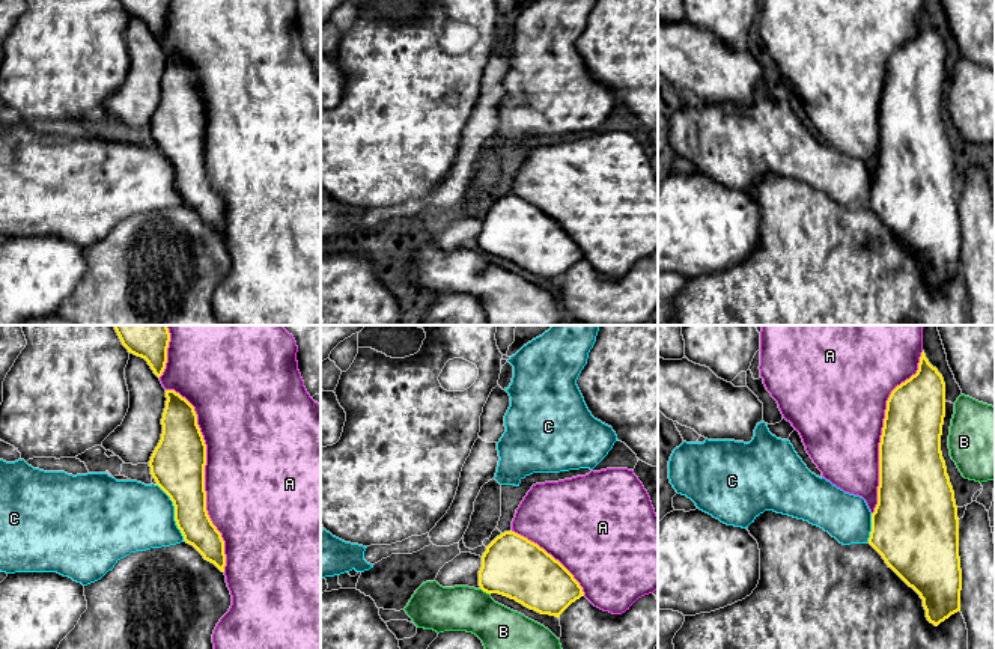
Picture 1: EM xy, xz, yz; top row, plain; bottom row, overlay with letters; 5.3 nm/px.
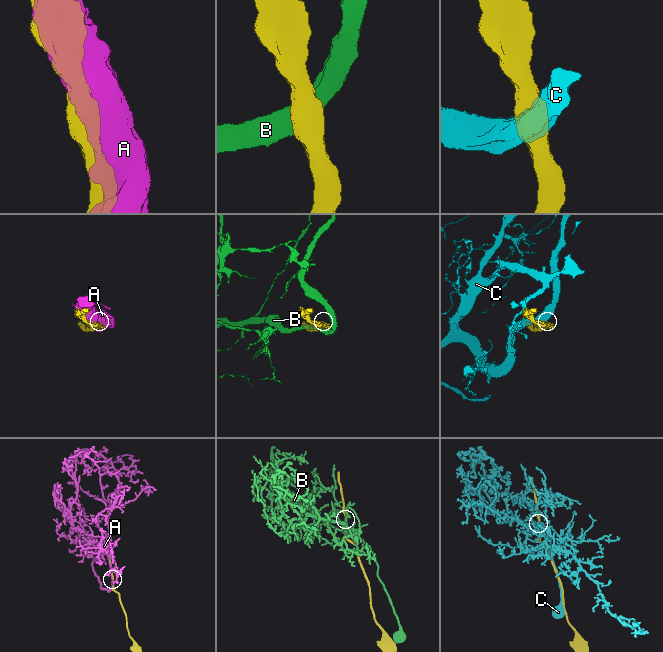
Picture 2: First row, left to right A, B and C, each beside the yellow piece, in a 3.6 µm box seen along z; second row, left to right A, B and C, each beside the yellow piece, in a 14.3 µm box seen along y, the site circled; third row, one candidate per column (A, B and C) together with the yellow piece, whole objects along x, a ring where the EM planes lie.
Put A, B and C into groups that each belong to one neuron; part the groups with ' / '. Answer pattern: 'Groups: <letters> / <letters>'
Groups: A / B / C

